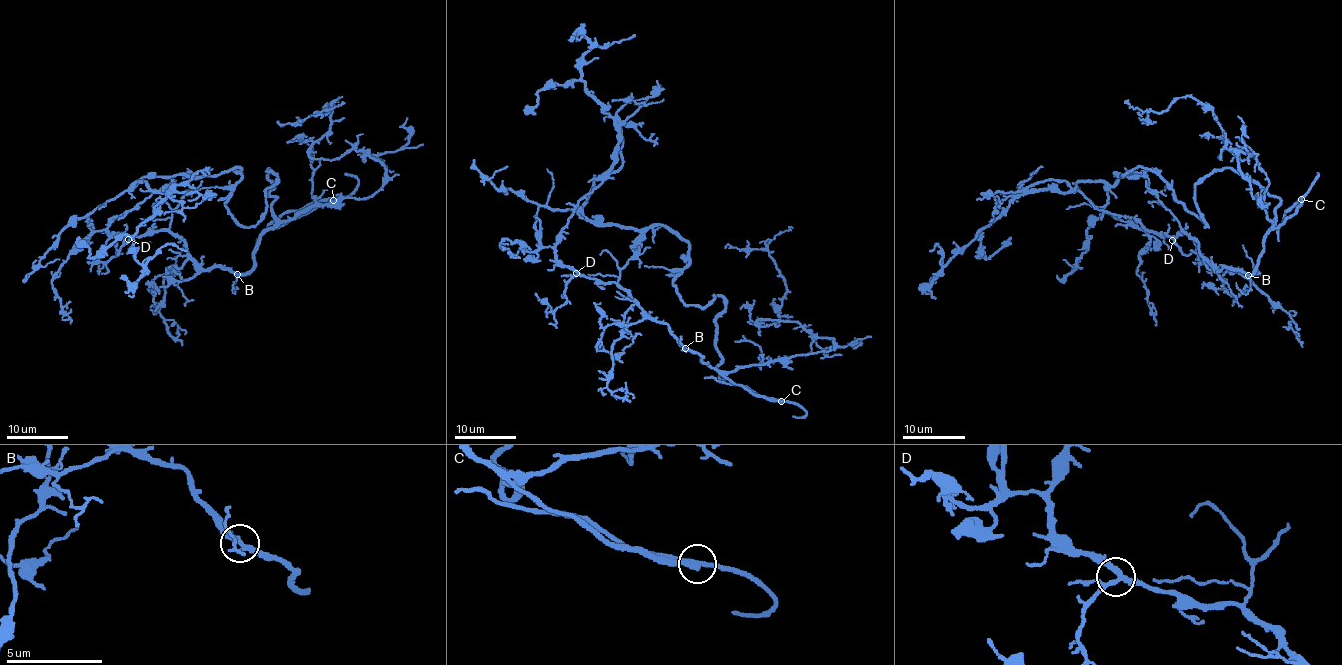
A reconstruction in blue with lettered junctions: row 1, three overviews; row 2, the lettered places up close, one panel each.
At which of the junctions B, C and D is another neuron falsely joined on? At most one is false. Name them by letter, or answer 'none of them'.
C

